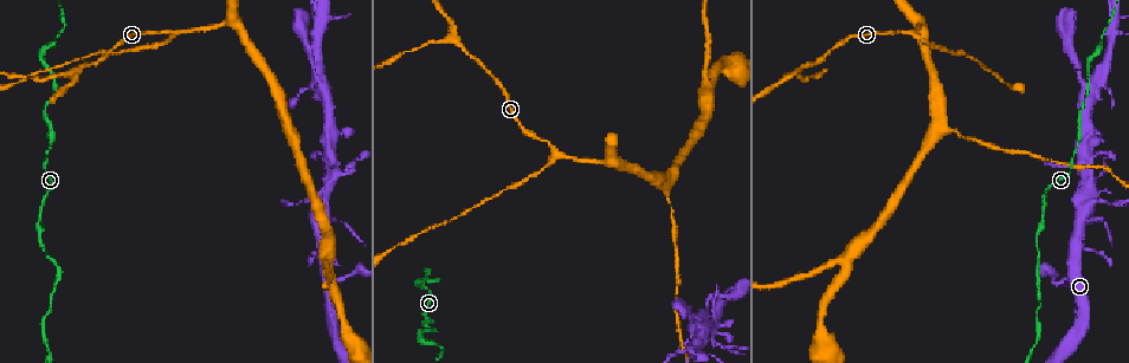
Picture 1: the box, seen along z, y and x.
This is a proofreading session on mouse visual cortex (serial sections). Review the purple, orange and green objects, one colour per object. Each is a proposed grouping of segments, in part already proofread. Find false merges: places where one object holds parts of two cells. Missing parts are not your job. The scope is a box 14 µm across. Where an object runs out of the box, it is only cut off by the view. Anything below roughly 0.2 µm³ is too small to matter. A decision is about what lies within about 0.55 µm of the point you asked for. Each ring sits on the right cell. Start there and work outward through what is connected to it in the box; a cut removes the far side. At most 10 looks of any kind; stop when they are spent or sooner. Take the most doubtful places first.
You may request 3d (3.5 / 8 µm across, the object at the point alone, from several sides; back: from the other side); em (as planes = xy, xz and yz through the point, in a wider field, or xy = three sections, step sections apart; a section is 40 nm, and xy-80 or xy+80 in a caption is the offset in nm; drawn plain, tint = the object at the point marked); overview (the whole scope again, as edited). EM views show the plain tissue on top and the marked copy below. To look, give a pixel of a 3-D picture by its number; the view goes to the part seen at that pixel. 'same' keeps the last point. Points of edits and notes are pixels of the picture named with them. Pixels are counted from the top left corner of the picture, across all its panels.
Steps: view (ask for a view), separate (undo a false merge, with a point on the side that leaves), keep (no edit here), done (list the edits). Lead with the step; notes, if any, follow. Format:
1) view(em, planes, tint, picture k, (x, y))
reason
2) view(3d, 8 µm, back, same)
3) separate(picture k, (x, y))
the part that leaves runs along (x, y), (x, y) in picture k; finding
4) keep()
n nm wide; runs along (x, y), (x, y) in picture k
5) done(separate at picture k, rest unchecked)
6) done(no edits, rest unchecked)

view(3d, 3.5 µm, picture 1, (455, 40))
three-way junction

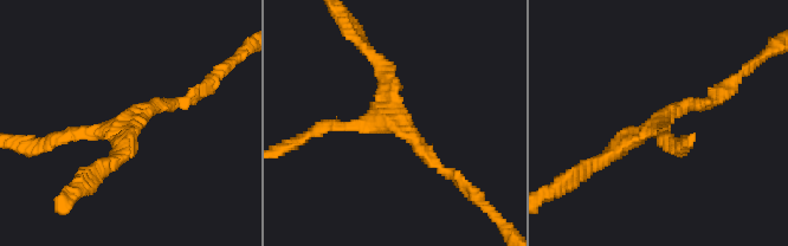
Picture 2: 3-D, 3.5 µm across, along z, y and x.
keep()
arms of 150, 150, 250 nm; runs along (450, 172), (395, 123), (378, 63) in picture 2; continuous, no second cell

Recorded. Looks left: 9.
view(3d, 8 µm, picture 1, (556, 152))
side arm on a straight run

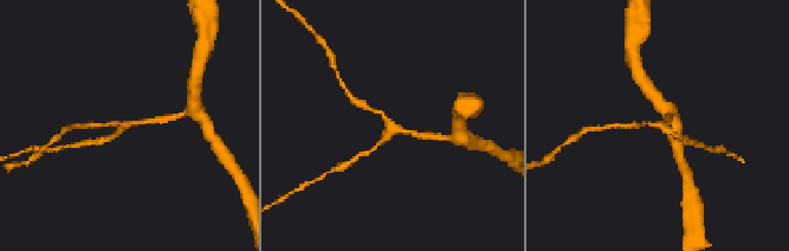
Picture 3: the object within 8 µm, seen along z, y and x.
view(em, xy, step 5, tint, picture 3, (660, 123))
3 arms; arms of 150, 150, 200 nm

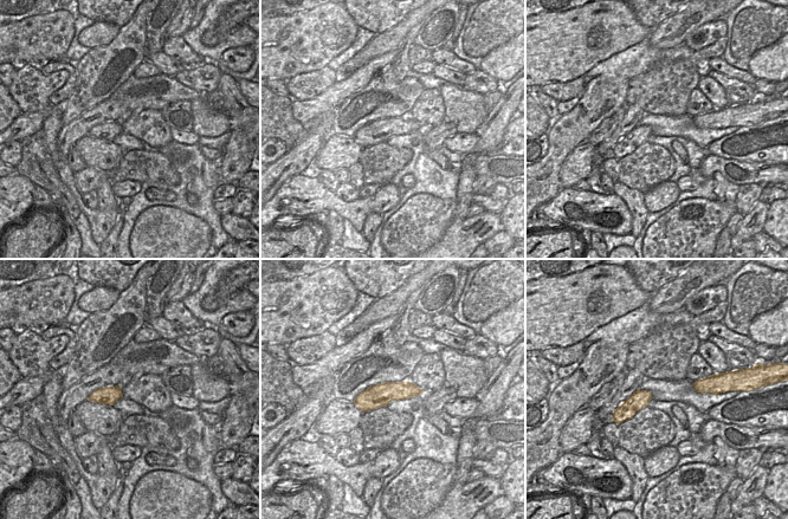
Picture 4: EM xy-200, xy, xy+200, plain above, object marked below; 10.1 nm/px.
keep()
runs along (418, 391), (387, 391), (357, 402) in picture 4; all the same cell

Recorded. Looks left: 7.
view(3d, 3.5 µm, back, picture 1, (1091, 57))

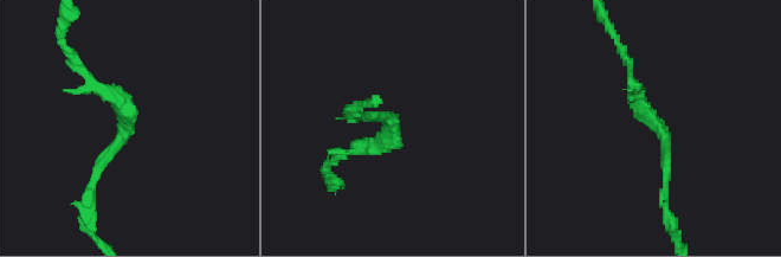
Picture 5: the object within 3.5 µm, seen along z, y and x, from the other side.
view(em, xy, step 5, tint, picture 5, (653, 123))
arms of 150, 150 nm; shape alone is not enough

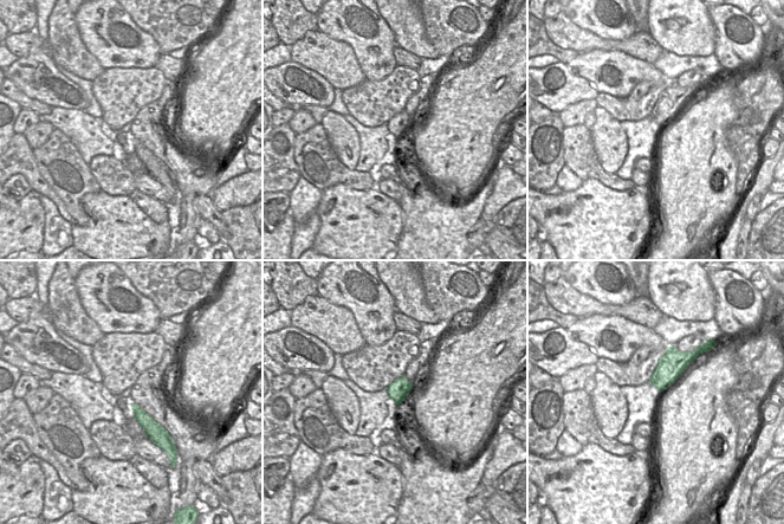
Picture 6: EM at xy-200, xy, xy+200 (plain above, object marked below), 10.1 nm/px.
keep()
runs along (664, 185), (666, 137), (630, 69) in picture 5; one cell here

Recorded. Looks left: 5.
view(3d, 3.5 µm, back, picture 1, (670, 181))
a fork

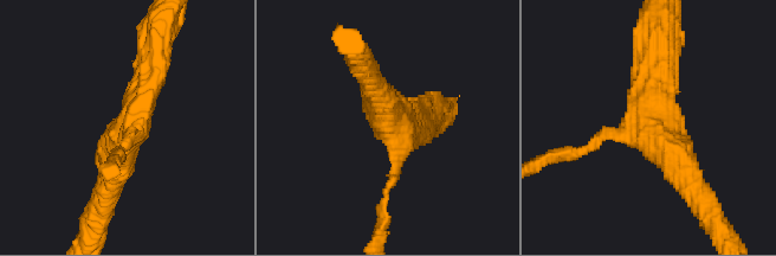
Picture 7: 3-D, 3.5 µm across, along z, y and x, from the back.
view(em, xy, step 1, tint, picture 7, (396, 124))
3 arms; arms of 150, 400, 400 nm; now the EM

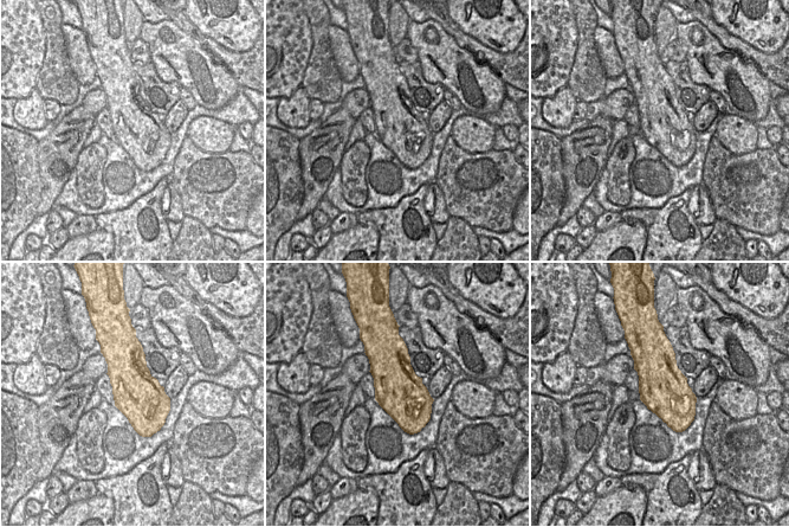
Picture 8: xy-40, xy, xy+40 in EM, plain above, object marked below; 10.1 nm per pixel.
keep()
one cell here

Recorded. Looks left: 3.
done(no edits, rest unchecked)

